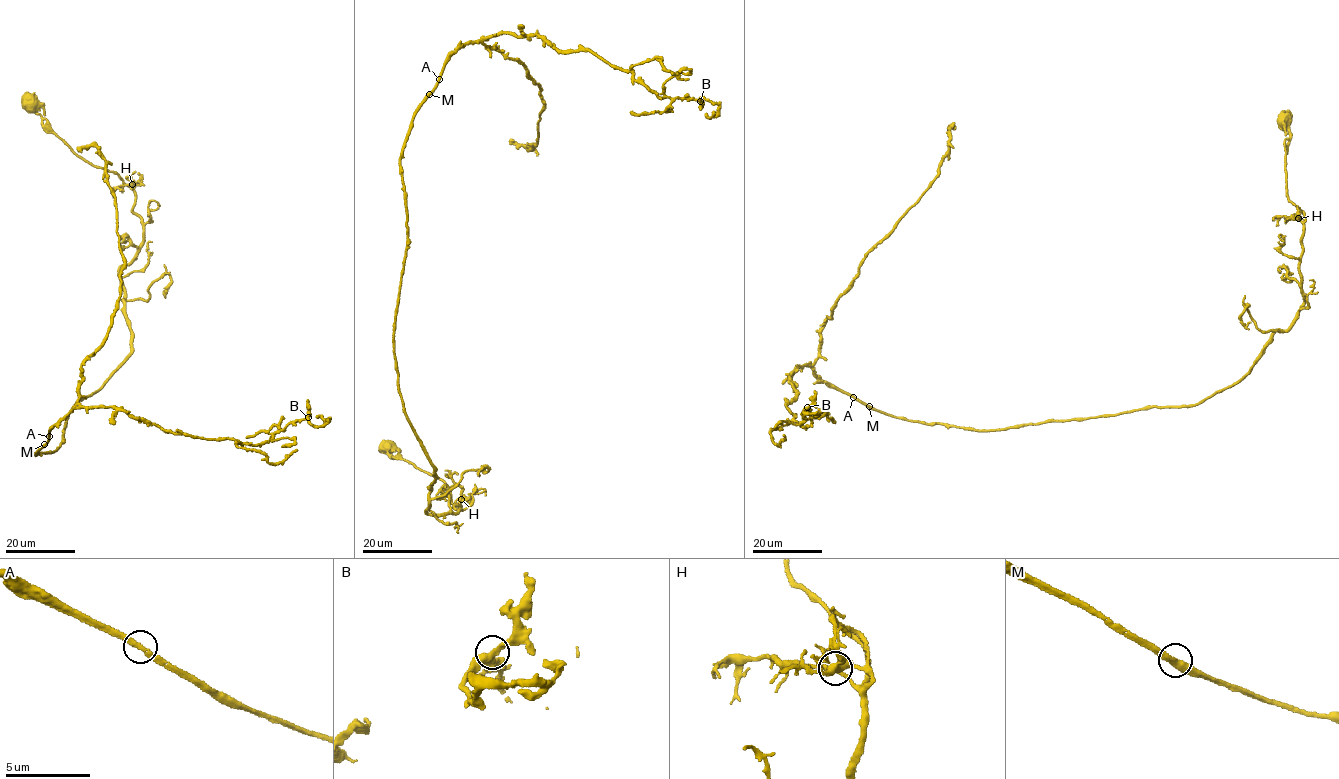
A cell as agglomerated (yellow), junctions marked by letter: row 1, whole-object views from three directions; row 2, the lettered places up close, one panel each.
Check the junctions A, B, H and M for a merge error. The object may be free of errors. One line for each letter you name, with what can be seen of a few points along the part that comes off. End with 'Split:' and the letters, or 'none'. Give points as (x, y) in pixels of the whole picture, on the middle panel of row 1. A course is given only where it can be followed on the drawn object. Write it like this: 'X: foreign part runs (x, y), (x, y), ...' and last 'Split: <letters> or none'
Split: none

